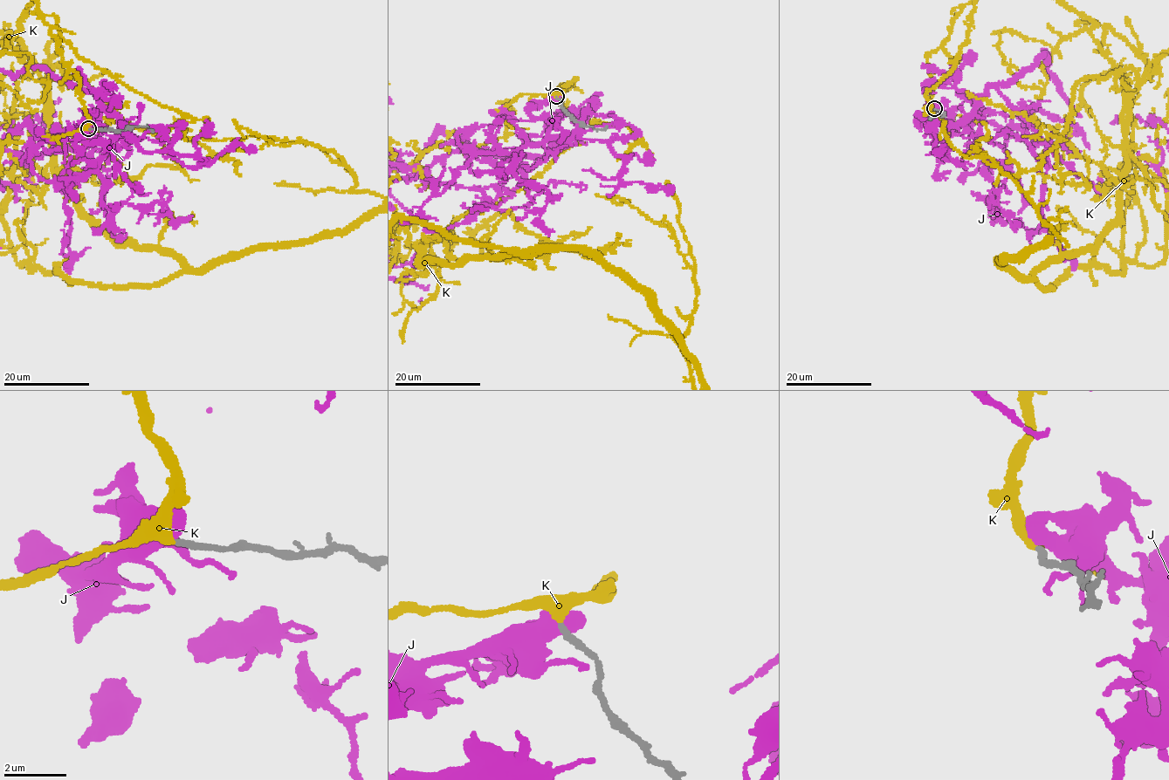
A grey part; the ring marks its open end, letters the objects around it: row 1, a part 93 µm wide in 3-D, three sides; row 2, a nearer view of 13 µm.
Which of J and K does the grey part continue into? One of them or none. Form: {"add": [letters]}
{"add": ["K"]}

